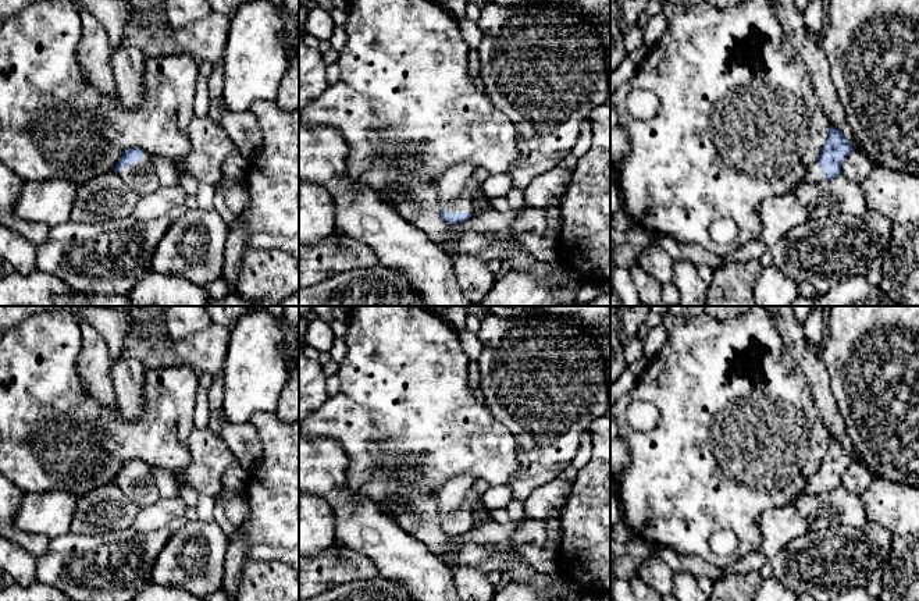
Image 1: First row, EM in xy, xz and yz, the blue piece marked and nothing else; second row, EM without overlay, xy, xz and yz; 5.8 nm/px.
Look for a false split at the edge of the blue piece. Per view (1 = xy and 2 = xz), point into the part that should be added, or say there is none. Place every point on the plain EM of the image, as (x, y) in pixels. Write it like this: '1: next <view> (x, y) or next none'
1: next xy (141, 489)
2: next xz (453, 507)

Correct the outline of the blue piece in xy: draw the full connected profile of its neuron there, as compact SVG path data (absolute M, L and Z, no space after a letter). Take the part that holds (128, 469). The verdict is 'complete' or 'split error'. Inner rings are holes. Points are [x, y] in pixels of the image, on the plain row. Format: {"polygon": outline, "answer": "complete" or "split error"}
{"polygon": "M142 460L125 462L114 481L139 508L154 504L160 494L153 480L152 469Z", "answer": "split error"}

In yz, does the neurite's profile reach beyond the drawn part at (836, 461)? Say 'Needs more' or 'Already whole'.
Needs more

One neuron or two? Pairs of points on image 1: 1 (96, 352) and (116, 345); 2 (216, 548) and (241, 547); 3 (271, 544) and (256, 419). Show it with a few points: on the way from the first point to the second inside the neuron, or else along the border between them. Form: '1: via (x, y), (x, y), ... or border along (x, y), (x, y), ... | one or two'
1: border along (89, 322), (114, 355) | two
2: border along (230, 543), (225, 551), (223, 578) | two
3: via (274, 514), (274, 450) | one

